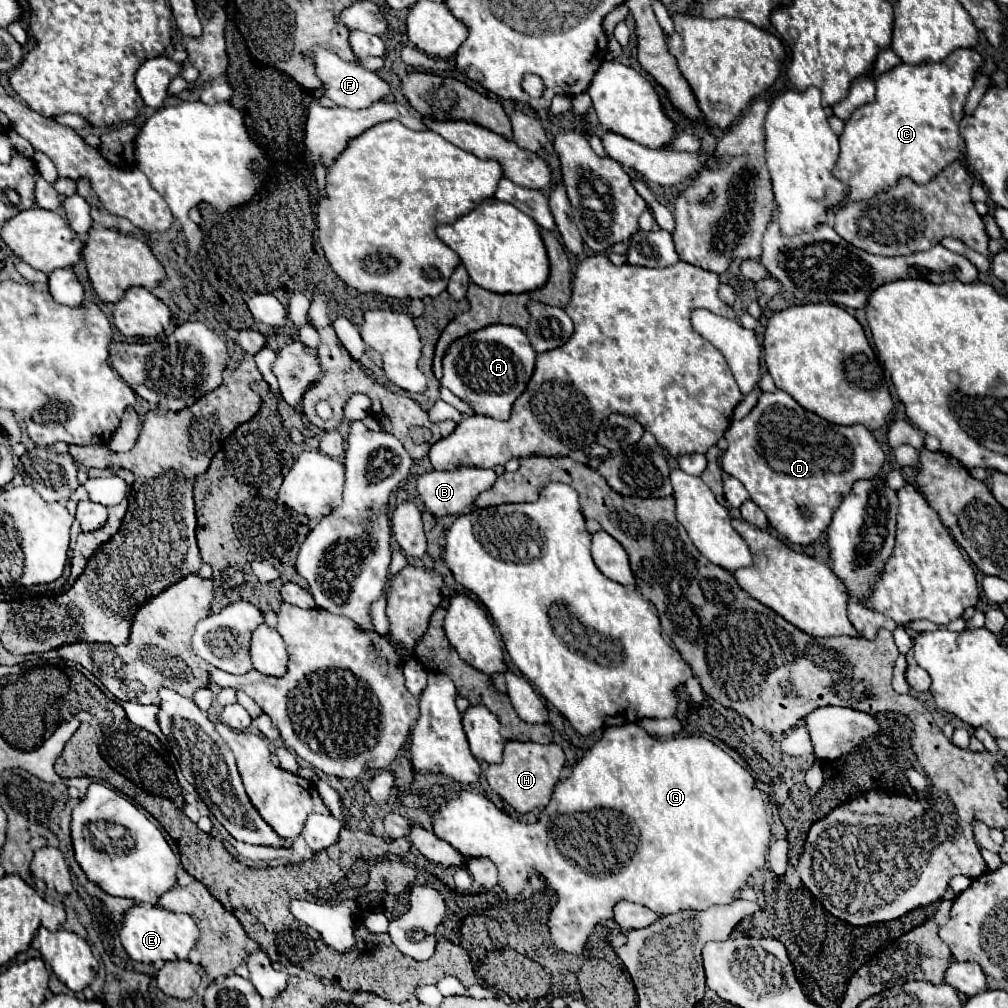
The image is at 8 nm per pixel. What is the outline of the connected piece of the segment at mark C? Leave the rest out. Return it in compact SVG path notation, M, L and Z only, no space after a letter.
M955 49L945 61L923 65L901 63L875 79L875 101L855 109L851 119L845 123L843 135L839 137L841 157L835 167L835 175L849 187L845 203L861 201L863 197L873 197L875 193L895 185L897 179L903 175L911 177L915 183L927 183L931 181L931 177L941 173L949 163L953 163L961 155L959 121L963 119L963 107L973 87L975 73L981 65L983 57L975 49Z

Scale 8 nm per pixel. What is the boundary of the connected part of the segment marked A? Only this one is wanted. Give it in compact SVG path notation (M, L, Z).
M489 325L455 339L443 357L441 385L471 405L477 415L505 421L515 399L525 391L535 367L535 351L519 327Z

